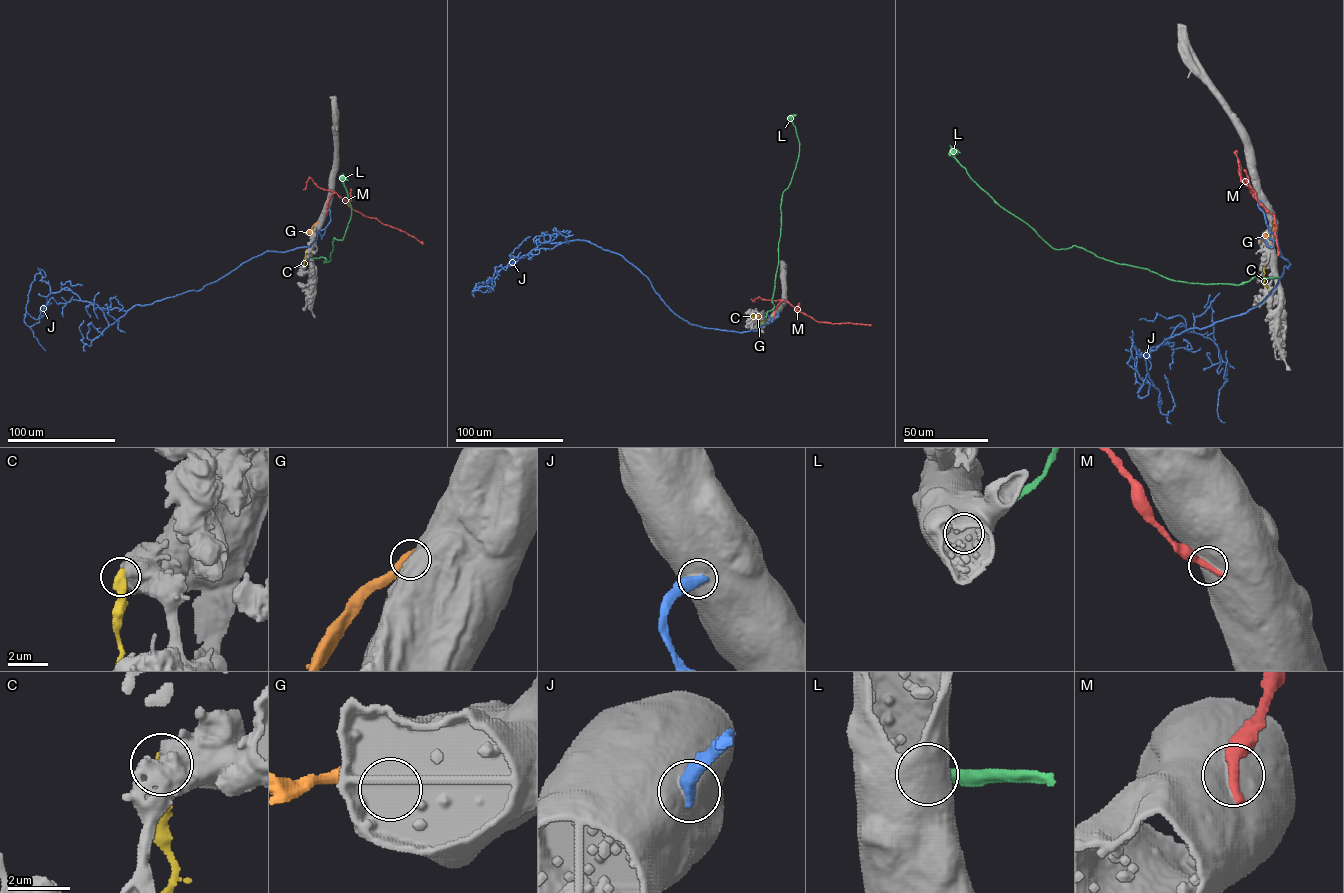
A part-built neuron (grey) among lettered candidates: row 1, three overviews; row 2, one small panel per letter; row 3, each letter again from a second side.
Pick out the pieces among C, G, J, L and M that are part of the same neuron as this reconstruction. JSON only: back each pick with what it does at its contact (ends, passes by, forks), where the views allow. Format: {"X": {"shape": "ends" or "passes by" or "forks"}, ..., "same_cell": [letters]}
{"G": {"shape": "ends"}, "same_cell": ["G"]}

